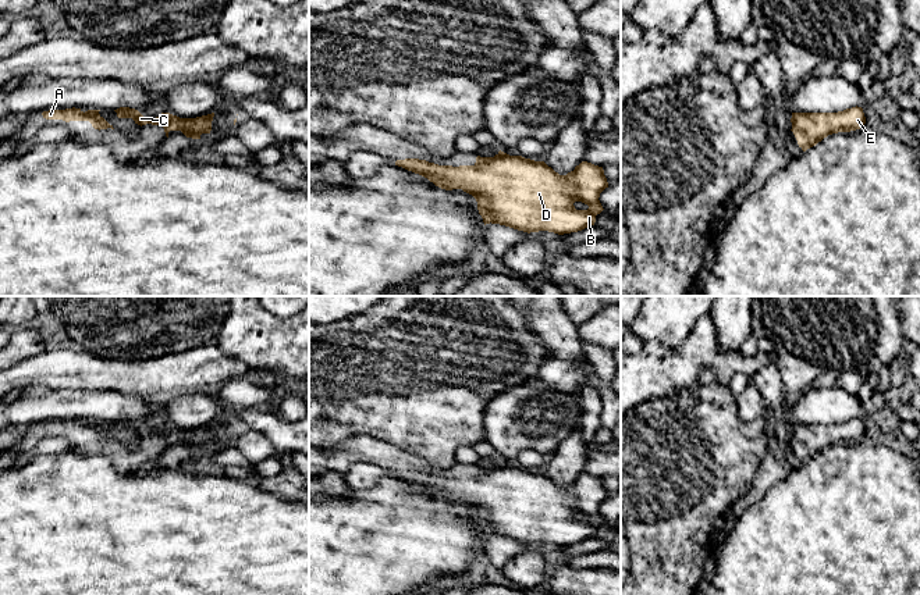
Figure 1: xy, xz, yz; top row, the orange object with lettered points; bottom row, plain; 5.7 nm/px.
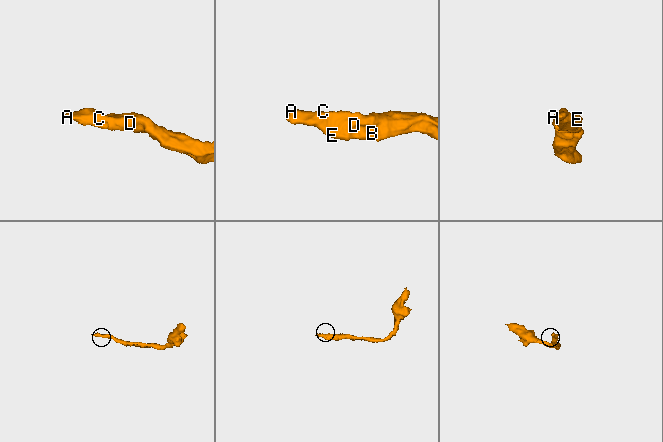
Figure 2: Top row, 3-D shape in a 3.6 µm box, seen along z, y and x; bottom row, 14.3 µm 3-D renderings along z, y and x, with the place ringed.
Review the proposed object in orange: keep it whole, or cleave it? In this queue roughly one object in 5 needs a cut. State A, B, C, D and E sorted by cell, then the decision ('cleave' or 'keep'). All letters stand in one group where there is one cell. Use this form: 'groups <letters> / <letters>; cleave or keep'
groups A B C D E; keep

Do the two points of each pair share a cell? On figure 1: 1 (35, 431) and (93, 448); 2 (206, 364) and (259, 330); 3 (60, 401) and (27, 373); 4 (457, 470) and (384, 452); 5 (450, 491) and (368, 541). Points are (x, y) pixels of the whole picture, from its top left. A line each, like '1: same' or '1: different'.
1: same
2: different
3: different
4: same
5: different

